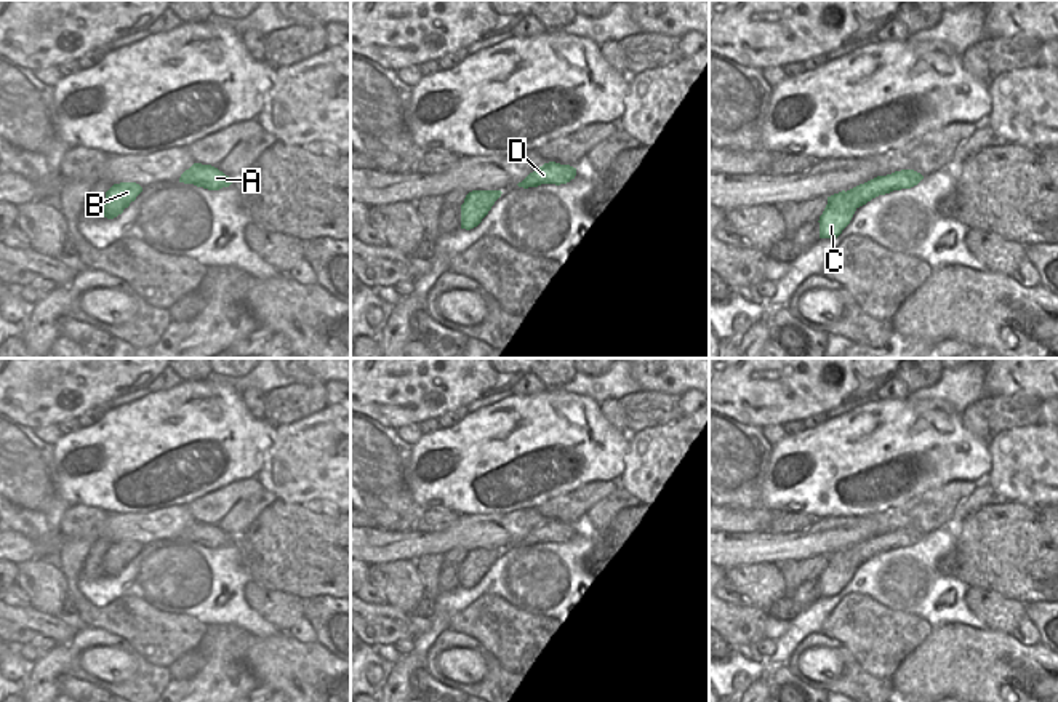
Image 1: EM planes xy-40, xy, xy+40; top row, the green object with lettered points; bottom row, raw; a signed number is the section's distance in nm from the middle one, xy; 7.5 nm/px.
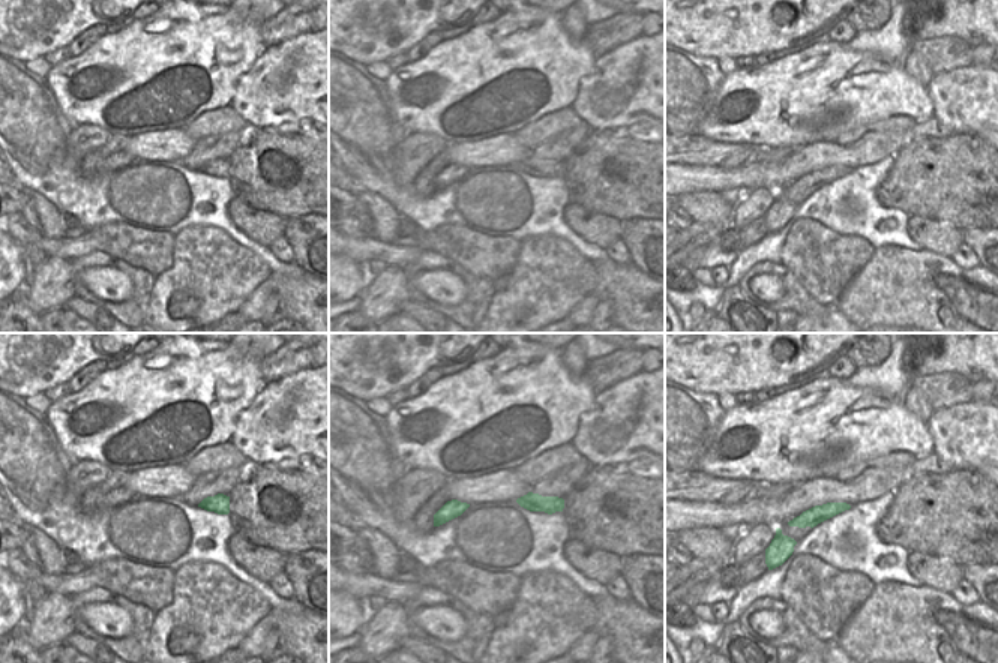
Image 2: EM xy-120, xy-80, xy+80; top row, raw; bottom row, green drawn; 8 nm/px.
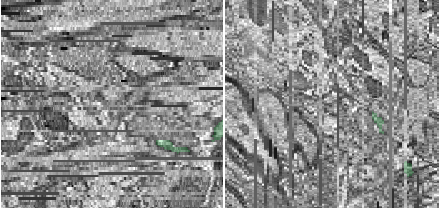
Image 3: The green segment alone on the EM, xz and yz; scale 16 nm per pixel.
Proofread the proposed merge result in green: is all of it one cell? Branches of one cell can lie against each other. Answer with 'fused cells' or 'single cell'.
fused cells

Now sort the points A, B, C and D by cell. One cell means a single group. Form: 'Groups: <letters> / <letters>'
Groups: A D / B C.

